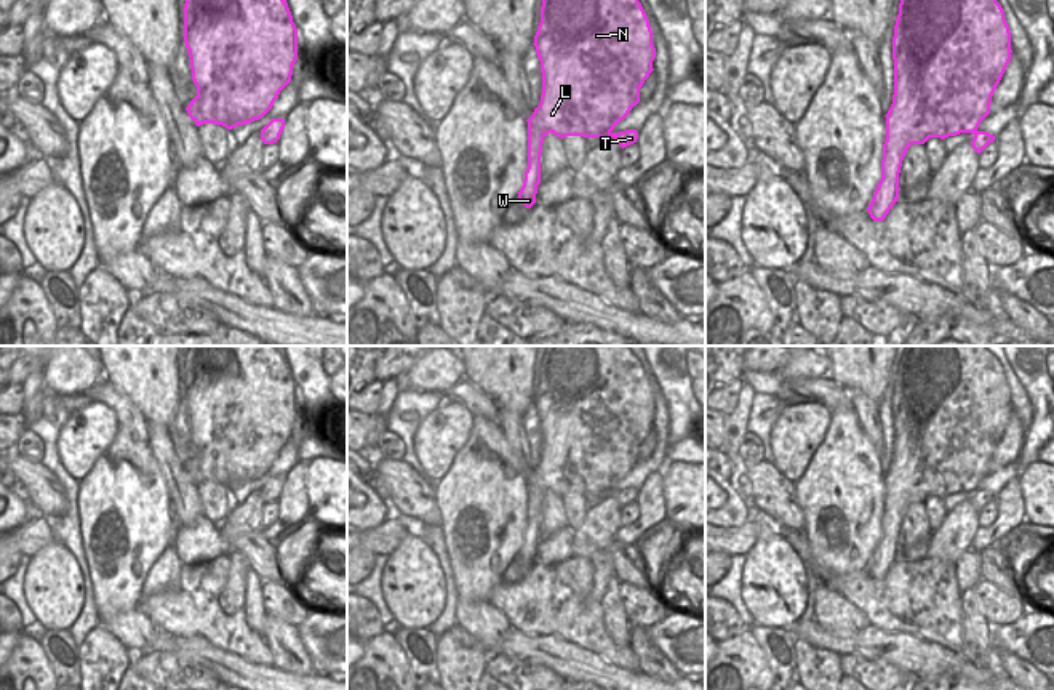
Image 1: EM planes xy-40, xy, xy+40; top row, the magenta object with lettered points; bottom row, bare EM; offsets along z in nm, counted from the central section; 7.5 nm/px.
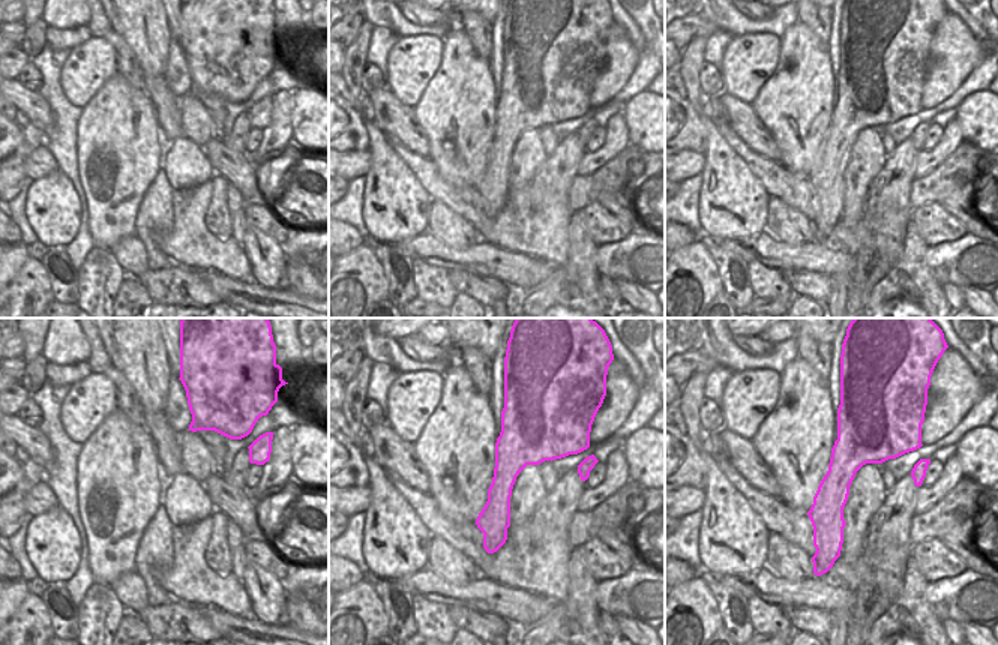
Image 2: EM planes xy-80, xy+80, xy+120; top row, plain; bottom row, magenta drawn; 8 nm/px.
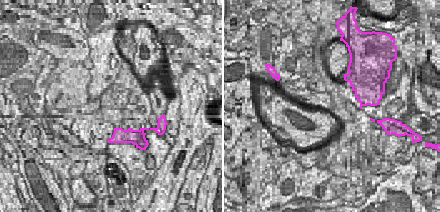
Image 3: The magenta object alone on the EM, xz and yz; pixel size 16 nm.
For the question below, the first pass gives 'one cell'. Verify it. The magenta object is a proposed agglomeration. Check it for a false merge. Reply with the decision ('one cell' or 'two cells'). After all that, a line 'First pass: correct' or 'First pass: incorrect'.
two cells
First pass: incorrect

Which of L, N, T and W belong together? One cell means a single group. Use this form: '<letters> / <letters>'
L N W / T

